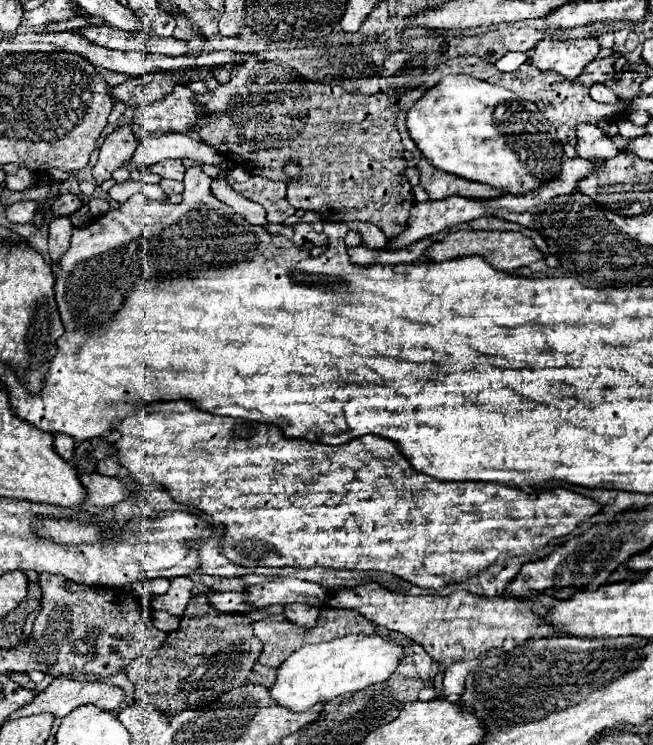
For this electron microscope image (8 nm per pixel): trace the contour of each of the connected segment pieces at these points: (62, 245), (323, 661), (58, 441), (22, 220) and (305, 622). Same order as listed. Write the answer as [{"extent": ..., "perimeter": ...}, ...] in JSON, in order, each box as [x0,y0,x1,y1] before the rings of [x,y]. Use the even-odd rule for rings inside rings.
[{"extent":[49,218,73,262],"perimeter":[[[55,218],[49,224],[49,254],[53,262],[59,262],[61,256],[67,252],[71,232],[73,232],[73,226],[67,218]]]},{"extent":[269,636,407,712],"perimeter":[[[343,636],[331,642],[309,644],[295,650],[279,668],[273,686],[269,688],[271,698],[293,712],[303,712],[315,704],[327,704],[343,694],[365,690],[371,684],[387,680],[395,666],[405,658],[407,648],[391,638],[383,636]]]},{"extent":[55,434,75,462],"perimeter":[[[55,434],[55,450],[59,452],[59,456],[63,456],[67,462],[71,462],[73,452],[75,452],[75,440],[65,434]]]},{"extent":[7,200,39,224],"perimeter":[[[33,200],[15,202],[15,204],[11,204],[11,206],[7,208],[7,218],[9,218],[9,222],[13,222],[13,224],[31,224],[33,218],[37,216],[37,210],[39,210],[39,206],[37,206],[37,202],[33,202]]]},{"extent":[283,604,319,628],"perimeter":[[[287,604],[283,614],[293,620],[295,624],[301,624],[305,628],[311,628],[317,622],[319,616],[319,606],[309,606],[309,604]]]}]

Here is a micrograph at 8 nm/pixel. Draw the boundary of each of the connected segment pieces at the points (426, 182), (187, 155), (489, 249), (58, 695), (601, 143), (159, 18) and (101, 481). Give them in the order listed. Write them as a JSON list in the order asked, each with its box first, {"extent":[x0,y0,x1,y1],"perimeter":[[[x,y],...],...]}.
[{"extent":[417,158,503,200],"perimeter":[[[425,158],[417,162],[419,172],[419,186],[425,188],[431,200],[443,200],[445,196],[465,196],[465,198],[493,198],[503,192],[497,192],[497,188],[489,188],[487,184],[477,184],[471,180],[461,180],[459,176],[449,176],[445,172],[437,172]]]},{"extent":[113,134,231,182],"perimeter":[[[163,134],[163,136],[149,136],[139,142],[129,166],[121,166],[113,172],[115,182],[127,182],[131,170],[141,170],[145,166],[153,166],[165,158],[179,158],[179,160],[193,160],[195,164],[213,164],[221,170],[231,168],[229,158],[219,154],[213,146],[205,144],[201,138],[187,136],[187,134]]]},{"extent":[425,230,543,274],"perimeter":[[[453,230],[447,234],[445,240],[435,242],[425,254],[433,262],[445,262],[445,260],[477,254],[477,256],[483,256],[493,268],[509,272],[509,274],[523,268],[523,266],[529,266],[533,262],[543,260],[543,252],[525,234],[521,234],[521,232],[485,232],[485,230]]]},{"extent":[17,676,125,718],"perimeter":[[[59,676],[37,696],[37,700],[33,700],[33,704],[21,708],[17,716],[51,712],[55,718],[65,718],[81,704],[97,704],[105,710],[117,710],[123,702],[125,692],[119,686]]]},{"extent":[577,124,621,160],"perimeter":[[[577,124],[577,154],[587,160],[607,160],[621,150],[613,138],[593,124]]]},{"extent":[153,8,175,36],"perimeter":[[[157,8],[157,14],[153,18],[153,34],[157,36],[171,36],[173,30],[175,30],[175,20],[173,20],[173,14],[167,12],[167,10],[161,10]]]},{"extent":[81,472,129,508],"perimeter":[[[91,472],[91,474],[83,474],[81,482],[85,484],[85,488],[89,492],[89,498],[87,498],[89,506],[113,508],[115,504],[129,498],[129,490],[127,490],[125,482],[119,478],[111,478],[111,476],[103,476],[99,472]]]}]

